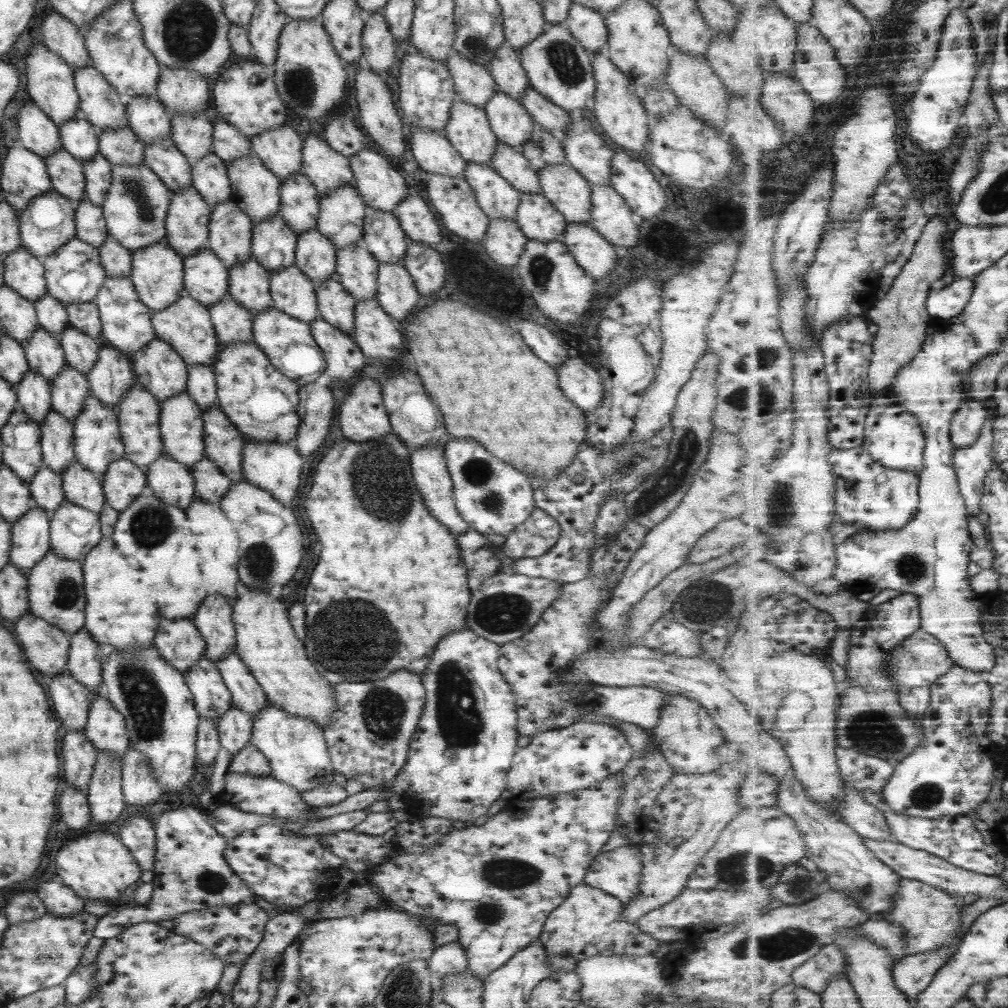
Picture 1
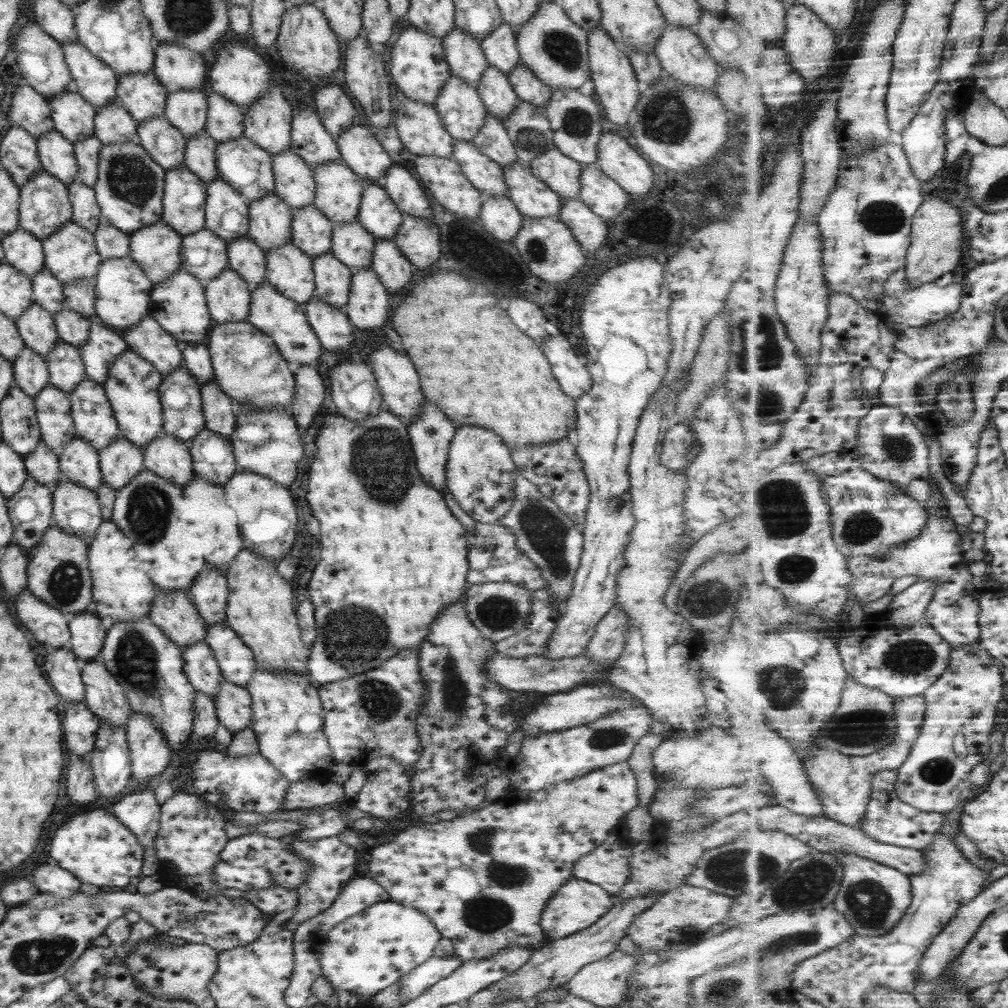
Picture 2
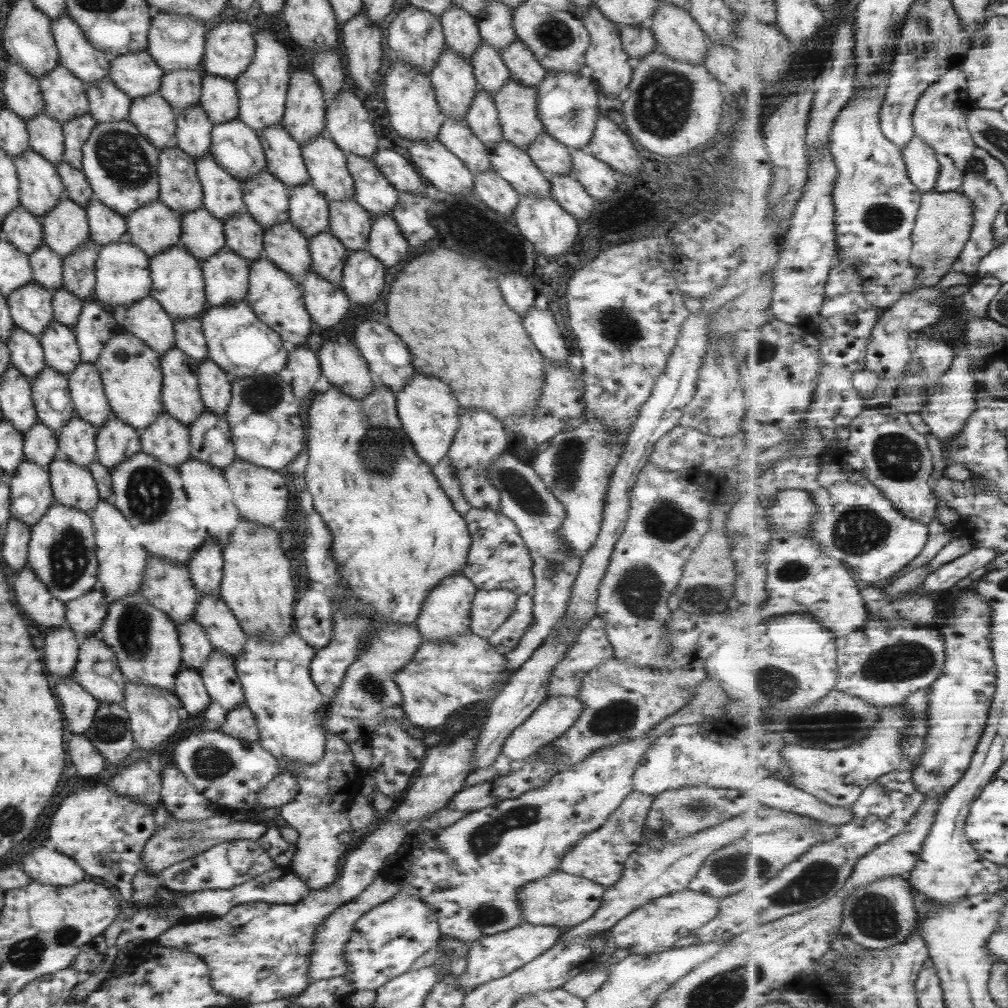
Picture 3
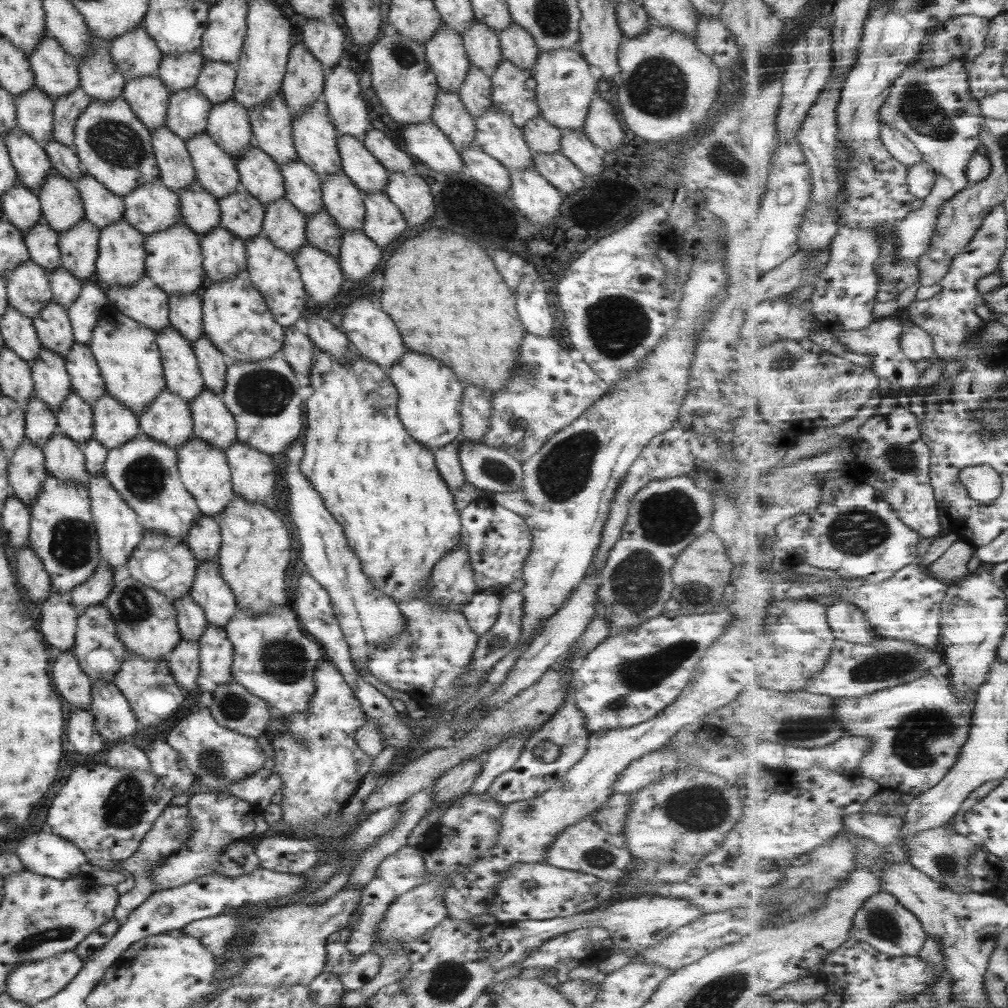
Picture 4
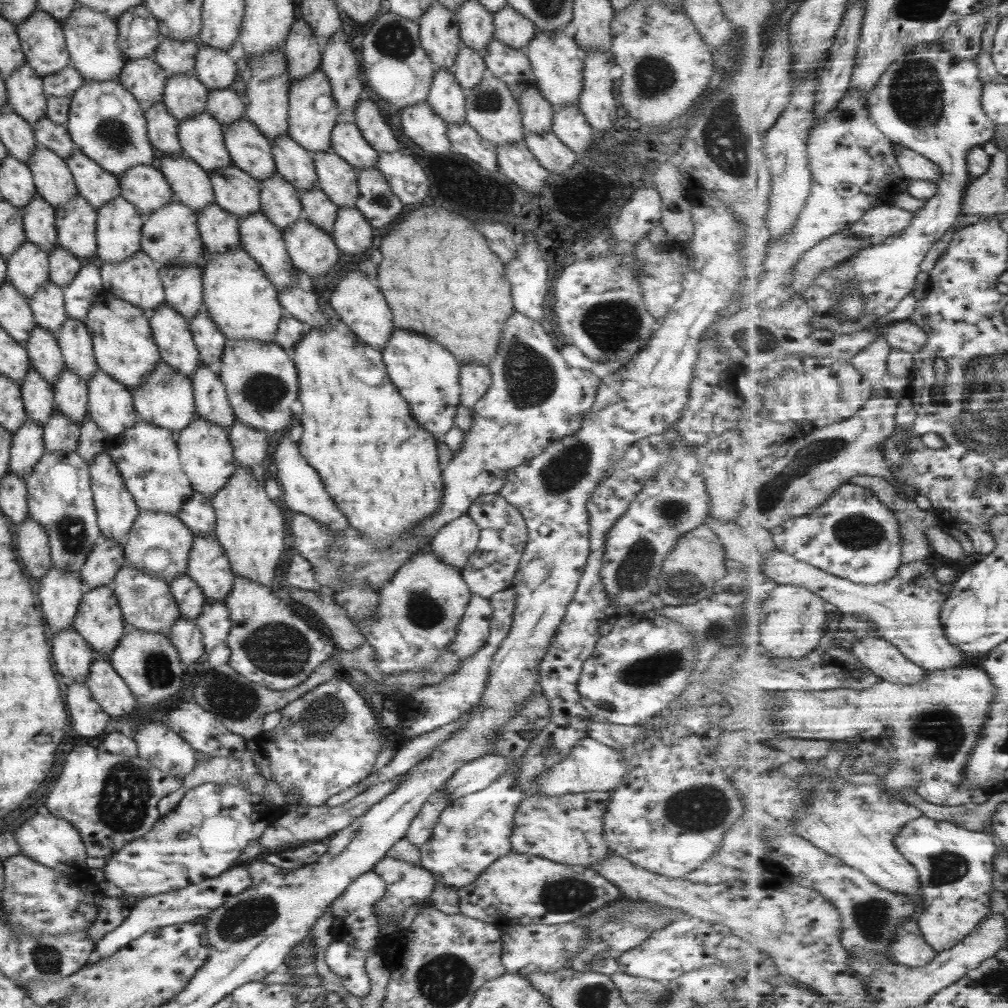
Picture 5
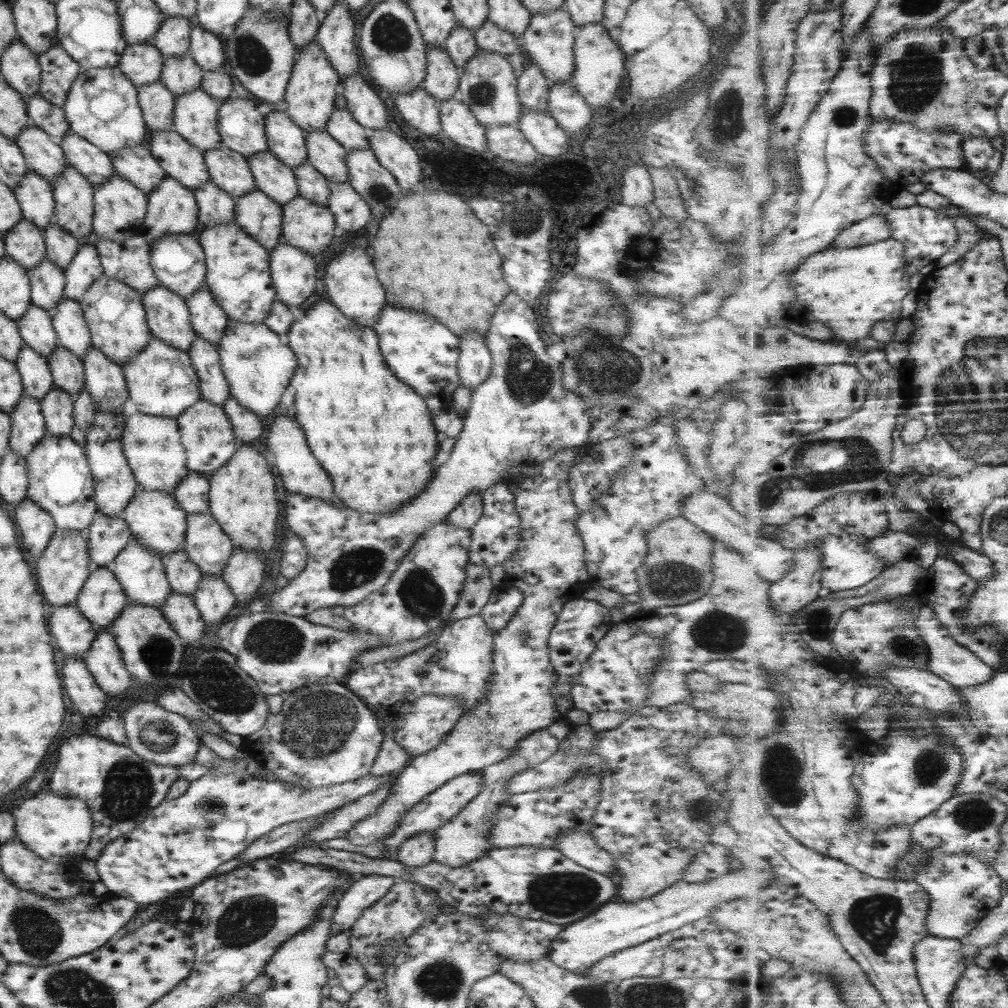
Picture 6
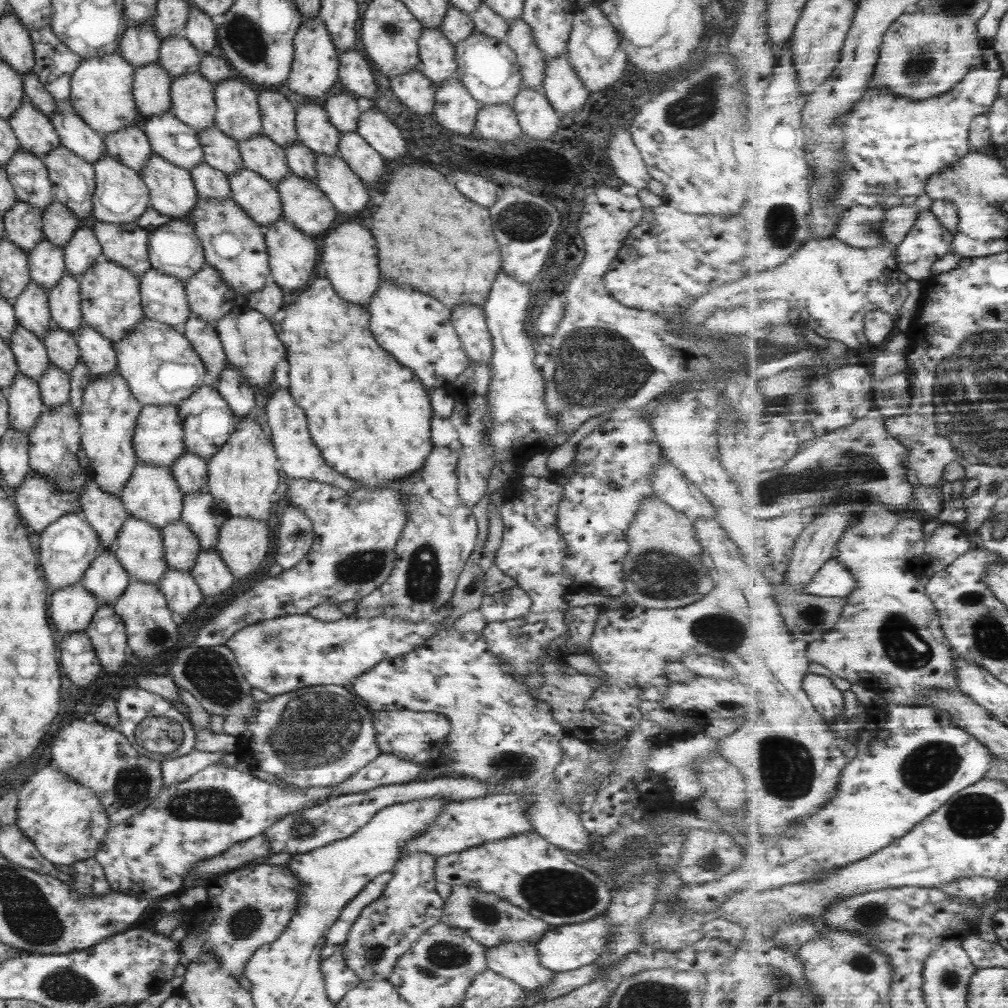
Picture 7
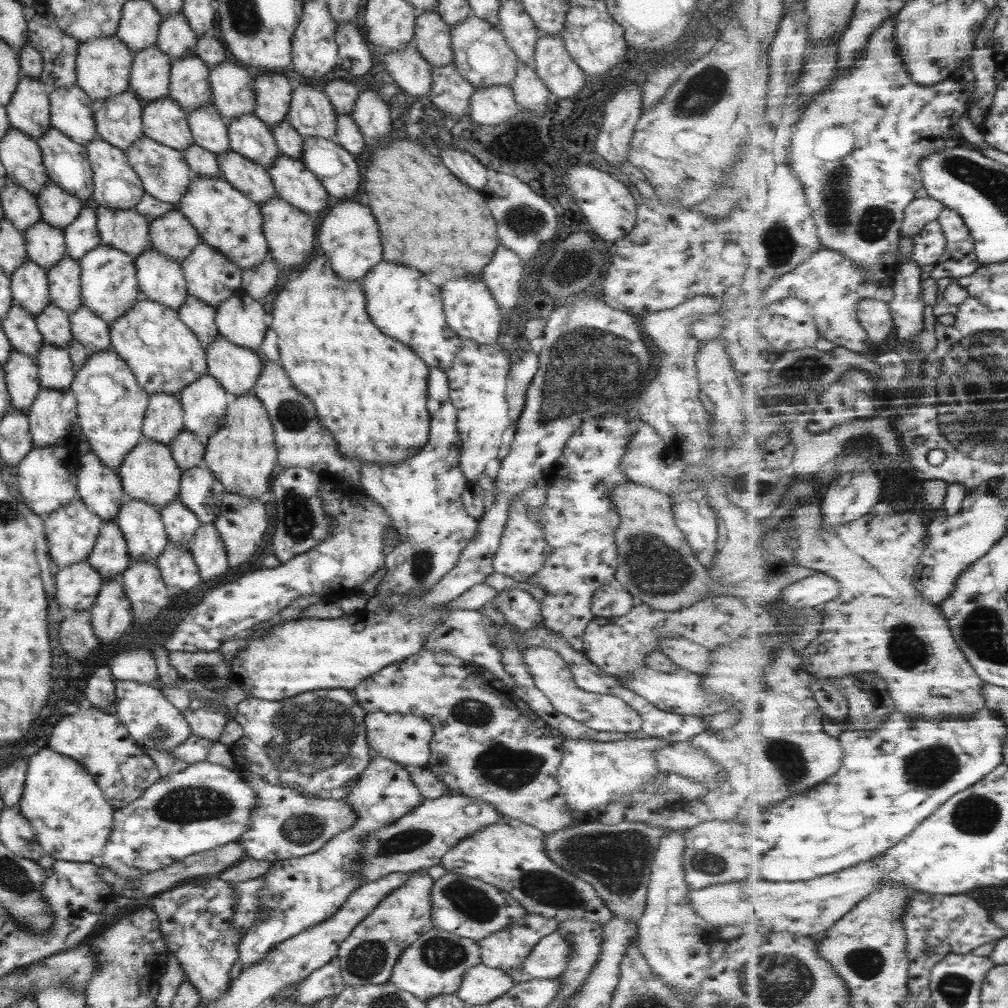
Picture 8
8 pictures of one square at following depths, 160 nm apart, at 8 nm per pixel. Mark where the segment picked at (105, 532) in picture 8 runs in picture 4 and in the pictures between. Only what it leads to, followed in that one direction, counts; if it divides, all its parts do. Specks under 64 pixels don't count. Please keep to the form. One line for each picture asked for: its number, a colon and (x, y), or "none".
4: (94, 630)
5: (97, 620)
6: (100, 599)
7: (104, 578)

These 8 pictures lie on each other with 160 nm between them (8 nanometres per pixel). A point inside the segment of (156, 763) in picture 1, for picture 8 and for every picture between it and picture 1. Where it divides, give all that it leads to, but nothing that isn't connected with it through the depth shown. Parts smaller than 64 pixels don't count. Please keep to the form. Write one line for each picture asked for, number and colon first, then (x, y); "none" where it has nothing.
2: (147, 665)
3: (144, 641)
4: (144, 619)
5: (144, 601)
6: (139, 571)
7: (137, 548)
8: (140, 524)

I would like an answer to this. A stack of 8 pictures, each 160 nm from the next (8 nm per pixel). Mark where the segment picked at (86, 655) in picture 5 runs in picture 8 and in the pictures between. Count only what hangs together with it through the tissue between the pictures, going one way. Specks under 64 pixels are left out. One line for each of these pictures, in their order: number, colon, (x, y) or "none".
6: (72, 632)
7: (72, 607)
8: (77, 585)

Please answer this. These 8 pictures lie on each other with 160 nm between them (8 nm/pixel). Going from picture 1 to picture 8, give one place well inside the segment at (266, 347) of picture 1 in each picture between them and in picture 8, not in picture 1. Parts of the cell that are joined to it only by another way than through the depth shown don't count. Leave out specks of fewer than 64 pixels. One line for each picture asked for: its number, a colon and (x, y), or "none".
2: (270, 312)
3: (276, 300)
4: (273, 274)
5: (262, 241)
6: (259, 217)
7: (259, 200)
8: (251, 180)

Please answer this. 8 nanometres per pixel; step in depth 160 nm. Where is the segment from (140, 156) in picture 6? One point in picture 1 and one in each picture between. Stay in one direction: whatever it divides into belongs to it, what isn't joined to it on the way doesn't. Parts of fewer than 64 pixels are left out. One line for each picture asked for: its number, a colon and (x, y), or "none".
1: (155, 272)
2: (155, 248)
3: (152, 228)
4: (150, 207)
5: (144, 187)

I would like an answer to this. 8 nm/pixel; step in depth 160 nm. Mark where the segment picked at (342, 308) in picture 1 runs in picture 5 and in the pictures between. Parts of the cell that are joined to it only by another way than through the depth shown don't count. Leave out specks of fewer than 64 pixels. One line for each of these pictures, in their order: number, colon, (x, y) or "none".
2: (331, 278)
3: (327, 255)
4: (320, 232)
5: (316, 209)

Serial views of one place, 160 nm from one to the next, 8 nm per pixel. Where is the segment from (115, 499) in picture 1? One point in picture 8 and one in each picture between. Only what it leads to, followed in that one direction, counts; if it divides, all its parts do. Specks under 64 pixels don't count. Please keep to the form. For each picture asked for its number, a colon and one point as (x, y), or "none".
2: (120, 460)
3: (115, 440)
4: (113, 424)
5: (109, 405)
6: (104, 381)
7: (97, 353)
8: (87, 329)

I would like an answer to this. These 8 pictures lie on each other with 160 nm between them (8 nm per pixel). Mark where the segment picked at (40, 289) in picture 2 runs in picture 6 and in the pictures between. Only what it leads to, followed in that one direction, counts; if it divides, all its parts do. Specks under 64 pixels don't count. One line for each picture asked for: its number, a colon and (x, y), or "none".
3: (46, 267)
4: (41, 242)
5: (38, 226)
6: (34, 196)

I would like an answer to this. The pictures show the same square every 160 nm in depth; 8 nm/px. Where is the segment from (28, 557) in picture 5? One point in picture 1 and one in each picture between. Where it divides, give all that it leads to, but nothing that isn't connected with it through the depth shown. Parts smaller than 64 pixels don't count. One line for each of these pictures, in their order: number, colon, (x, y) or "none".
1: (45, 647)
2: (48, 626)
3: (31, 596)
4: (29, 570)

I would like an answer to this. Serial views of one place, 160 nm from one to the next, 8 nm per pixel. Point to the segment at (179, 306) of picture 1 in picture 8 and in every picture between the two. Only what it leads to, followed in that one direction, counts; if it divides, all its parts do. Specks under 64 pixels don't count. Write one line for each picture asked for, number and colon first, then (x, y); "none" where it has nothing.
2: (178, 305)
3: (177, 284)
4: (173, 261)
5: (169, 237)
6: (171, 209)
7: (170, 192)
8: (163, 173)

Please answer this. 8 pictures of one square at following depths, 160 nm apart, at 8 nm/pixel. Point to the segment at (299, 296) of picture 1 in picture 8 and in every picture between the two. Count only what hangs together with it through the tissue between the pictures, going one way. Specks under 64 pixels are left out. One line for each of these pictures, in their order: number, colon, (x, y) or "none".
2: (287, 270)
3: (282, 244)
4: (282, 224)
5: (279, 202)
6: (273, 178)
7: (258, 154)
8: (247, 135)

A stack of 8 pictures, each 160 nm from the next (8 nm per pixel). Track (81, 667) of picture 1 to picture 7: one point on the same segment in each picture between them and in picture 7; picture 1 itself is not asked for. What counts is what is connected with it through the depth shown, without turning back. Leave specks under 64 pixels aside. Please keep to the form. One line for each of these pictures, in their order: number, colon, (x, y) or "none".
2: (87, 632)
3: (83, 616)
4: (96, 587)
5: (106, 557)
6: (106, 535)
7: (105, 513)

